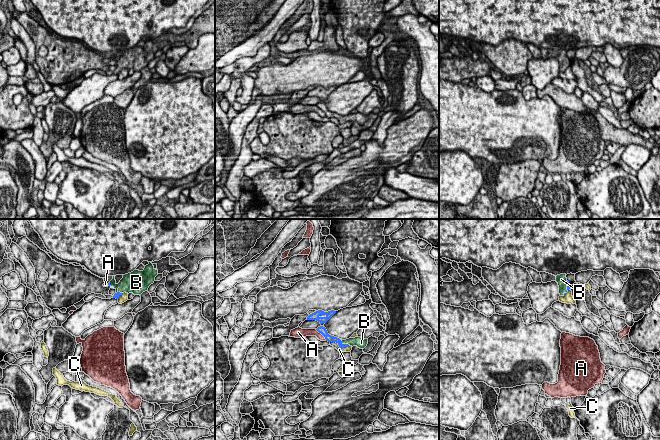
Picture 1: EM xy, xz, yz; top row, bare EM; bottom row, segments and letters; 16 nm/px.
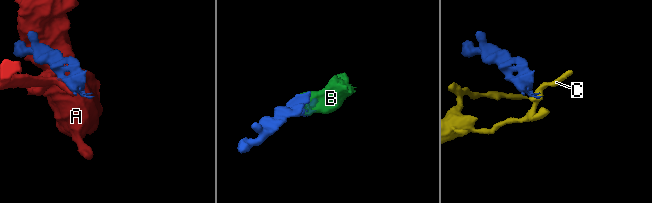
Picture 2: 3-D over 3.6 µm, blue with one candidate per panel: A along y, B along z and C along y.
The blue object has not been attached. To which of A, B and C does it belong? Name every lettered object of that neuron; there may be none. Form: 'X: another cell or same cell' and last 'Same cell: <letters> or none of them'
A: another cell
B: same cell
C: another cell
Same cell: B

